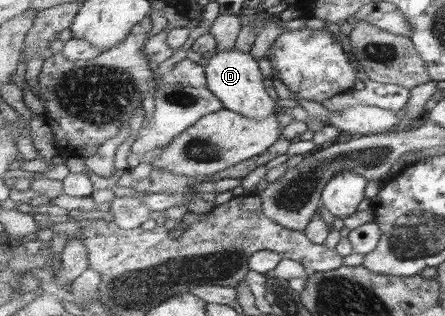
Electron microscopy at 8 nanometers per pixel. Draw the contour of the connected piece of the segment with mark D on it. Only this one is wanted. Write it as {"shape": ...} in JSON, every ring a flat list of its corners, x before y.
{"shape":[[216,50,206,58,207,88,224,103,224,109,236,111,238,114,264,120,278,108,278,102,266,92,266,84,258,61,251,51]]}

